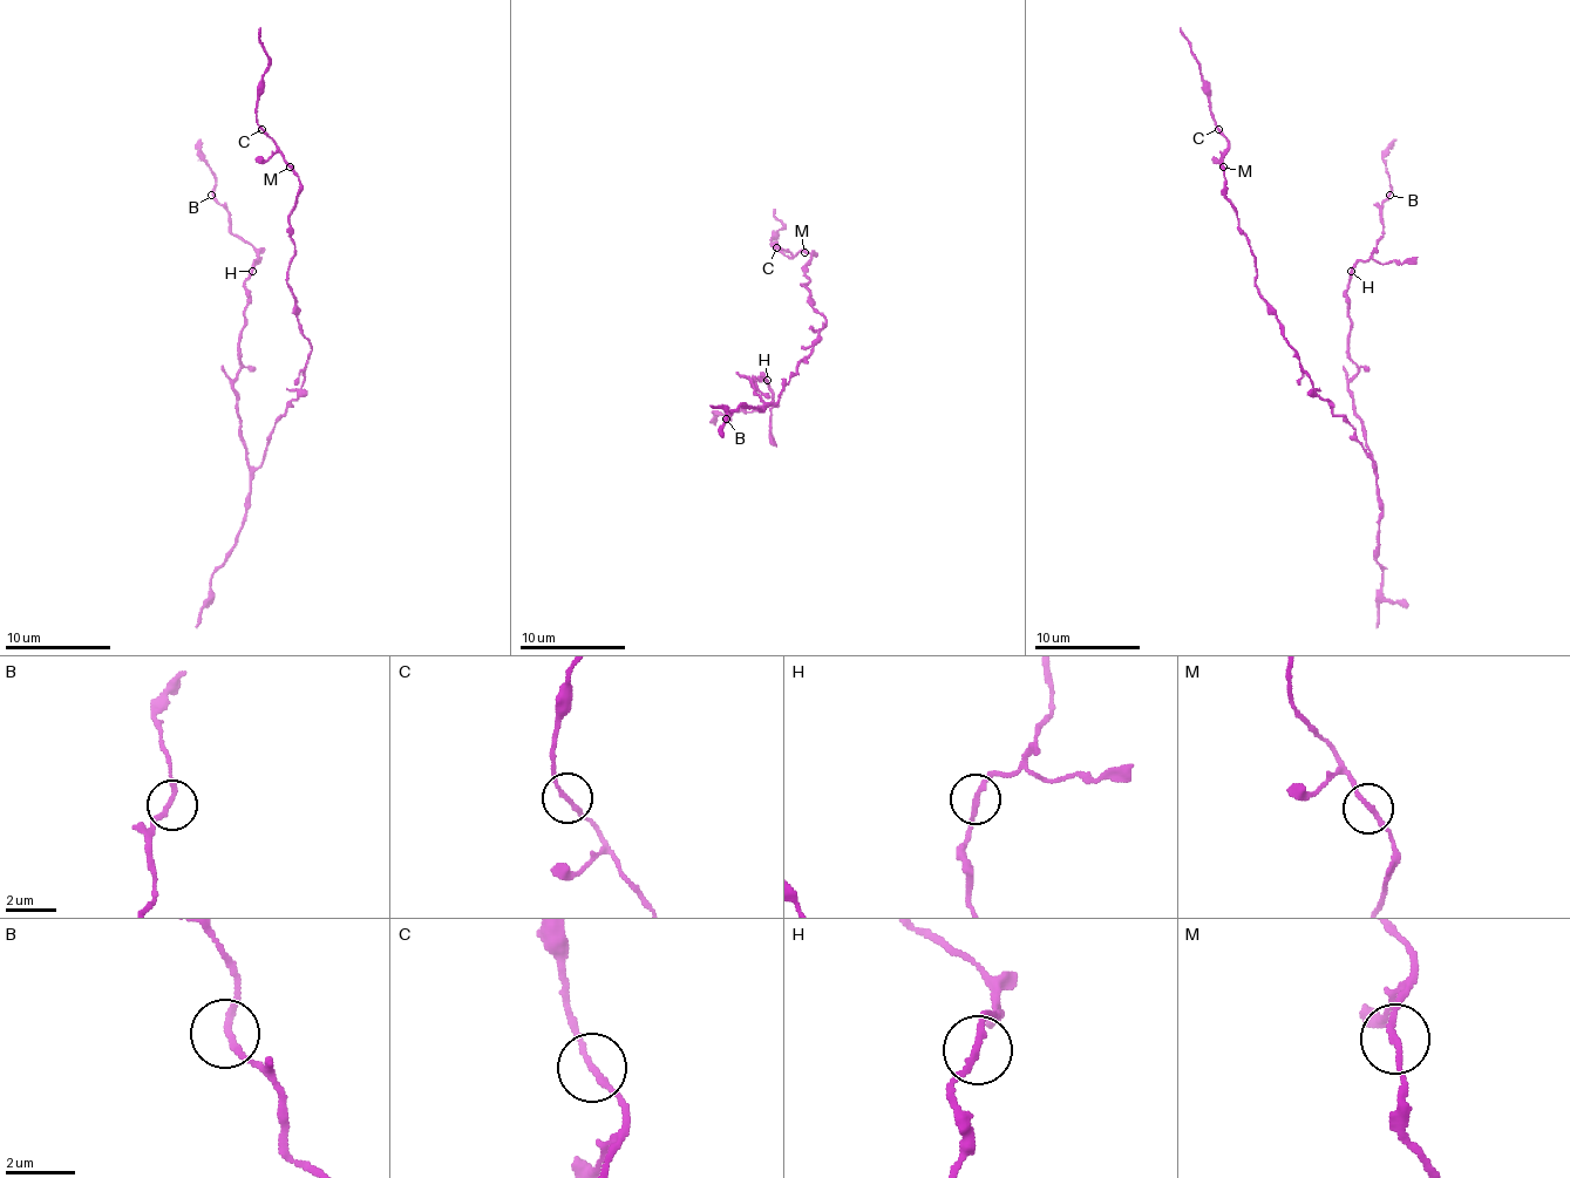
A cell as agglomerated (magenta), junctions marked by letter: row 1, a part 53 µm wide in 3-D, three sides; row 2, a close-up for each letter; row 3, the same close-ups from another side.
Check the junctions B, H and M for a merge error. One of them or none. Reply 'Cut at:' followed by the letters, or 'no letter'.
Cut at: no letter

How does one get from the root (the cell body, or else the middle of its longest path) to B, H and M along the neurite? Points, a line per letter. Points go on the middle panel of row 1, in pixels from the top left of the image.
B: (797, 366), (776, 403), (761, 401), (747, 376), (755, 387), (753, 376), (761, 374), (772, 401), (726, 419)
H: (797, 366), (776, 403), (761, 401), (747, 376), (755, 387), (753, 376), (759, 380), (761, 374), (766, 380)
M: (797, 366), (824, 326), (801, 284), (808, 281), (803, 265), (814, 254), (803, 252)

